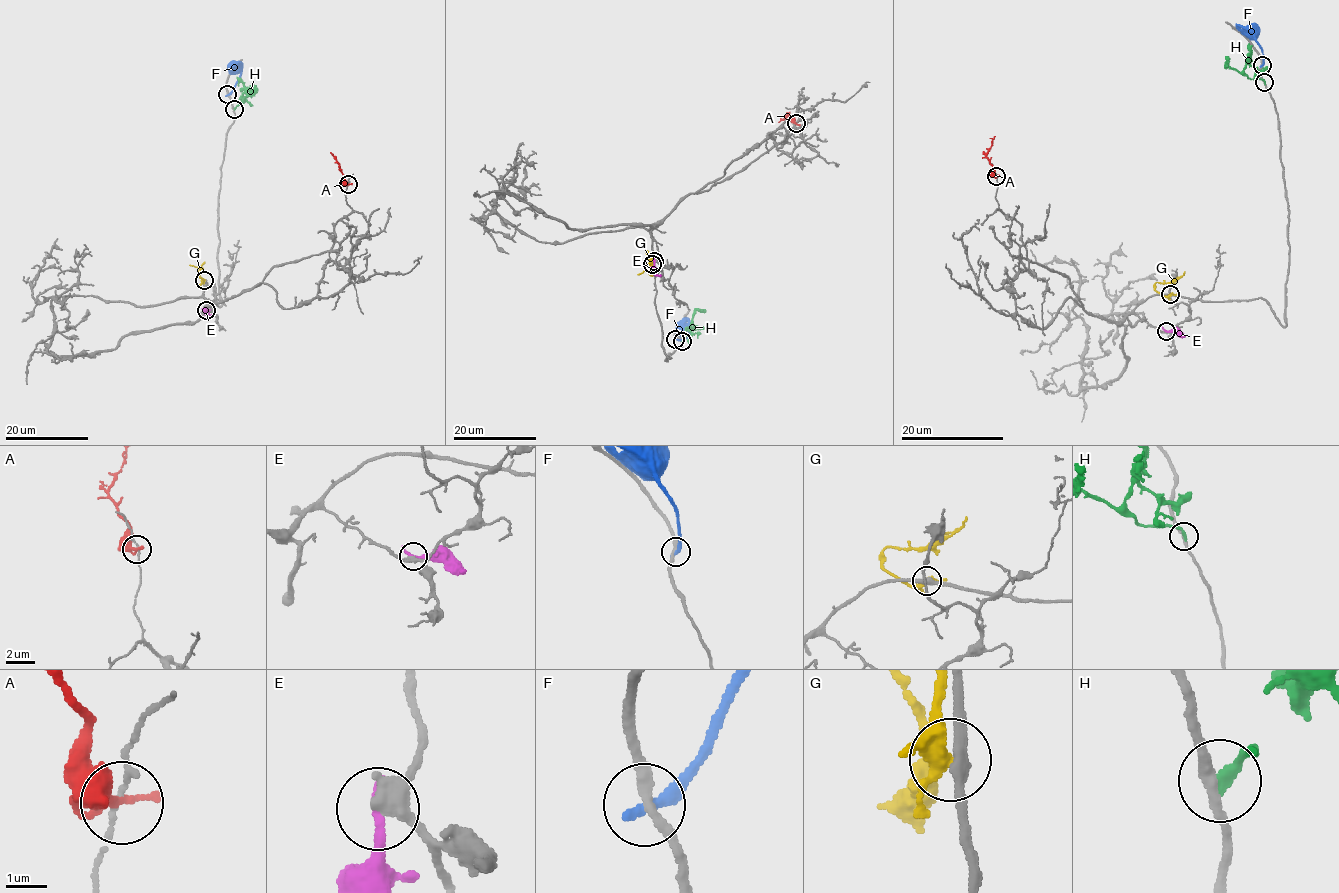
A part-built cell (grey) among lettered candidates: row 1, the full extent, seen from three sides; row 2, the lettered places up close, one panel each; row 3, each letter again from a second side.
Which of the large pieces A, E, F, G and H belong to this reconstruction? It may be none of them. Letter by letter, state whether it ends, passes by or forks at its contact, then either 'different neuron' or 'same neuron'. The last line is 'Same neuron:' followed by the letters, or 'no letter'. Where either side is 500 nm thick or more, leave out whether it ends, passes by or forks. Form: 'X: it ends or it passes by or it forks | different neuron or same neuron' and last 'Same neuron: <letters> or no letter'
A: it ends | different neuron
E: it ends | different neuron
F: it ends | different neuron
G: it forks | different neuron
H: it ends | different neuron
Same neuron: no letter

